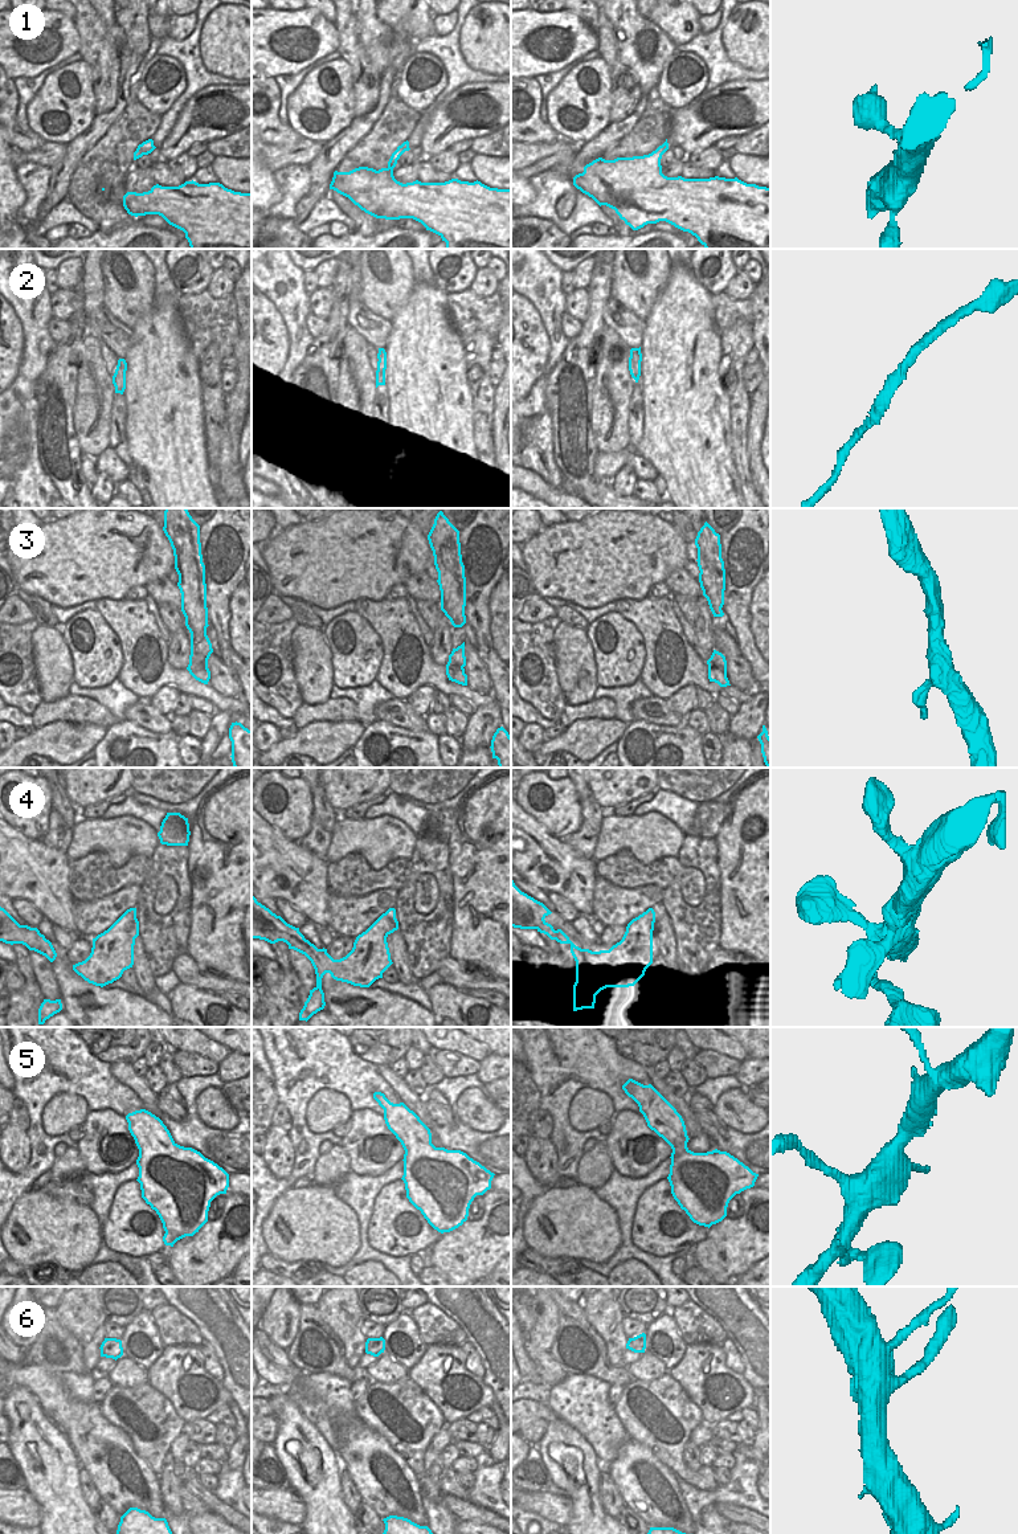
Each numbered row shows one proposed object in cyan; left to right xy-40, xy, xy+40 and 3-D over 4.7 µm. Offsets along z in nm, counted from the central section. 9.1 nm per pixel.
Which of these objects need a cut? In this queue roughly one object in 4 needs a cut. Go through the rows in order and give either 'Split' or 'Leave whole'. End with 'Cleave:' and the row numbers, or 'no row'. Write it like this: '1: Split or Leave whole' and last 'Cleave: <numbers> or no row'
1: Leave whole
2: Leave whole
3: Split
4: Leave whole
5: Leave whole
6: Leave whole
Cleave: 3.

